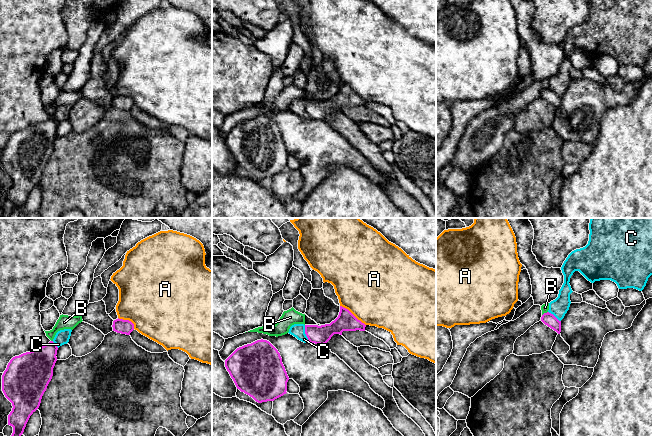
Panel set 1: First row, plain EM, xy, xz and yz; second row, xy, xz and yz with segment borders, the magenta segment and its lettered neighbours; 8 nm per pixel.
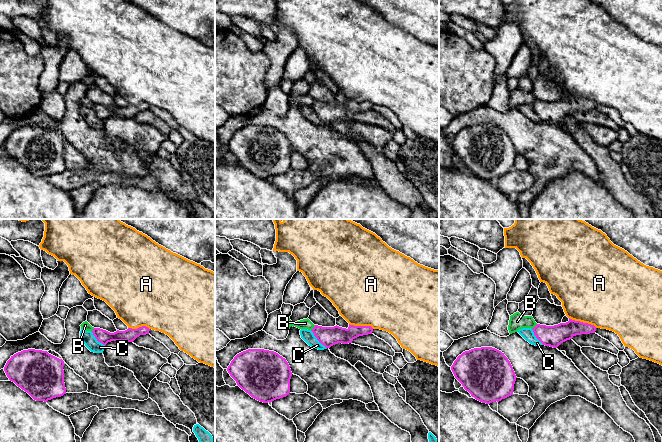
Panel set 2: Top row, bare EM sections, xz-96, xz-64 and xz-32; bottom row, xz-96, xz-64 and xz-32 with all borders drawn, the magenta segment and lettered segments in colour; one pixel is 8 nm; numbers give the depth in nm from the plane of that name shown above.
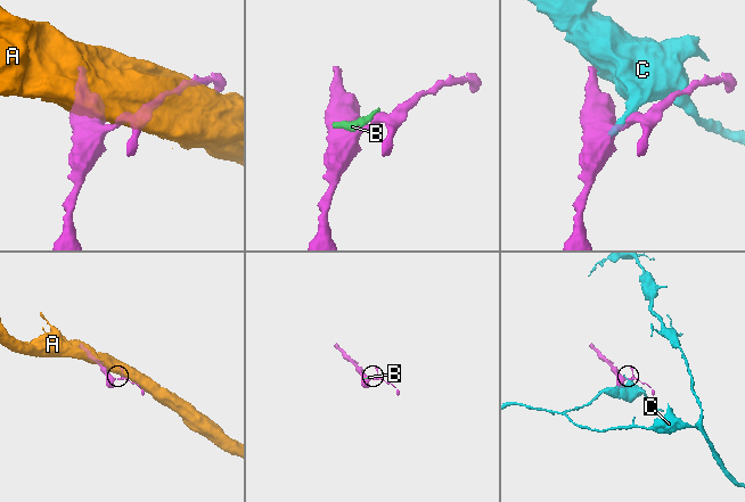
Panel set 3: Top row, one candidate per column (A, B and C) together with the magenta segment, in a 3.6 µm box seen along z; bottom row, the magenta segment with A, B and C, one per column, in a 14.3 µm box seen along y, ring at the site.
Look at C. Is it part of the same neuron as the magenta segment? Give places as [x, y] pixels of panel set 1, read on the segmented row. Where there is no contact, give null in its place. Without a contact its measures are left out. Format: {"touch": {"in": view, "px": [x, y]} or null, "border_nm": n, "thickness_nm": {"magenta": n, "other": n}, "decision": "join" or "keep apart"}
{"touch": {"in": "xz", "px": [305, 333]}, "border_nm": 150, "thickness_nm": {"magenta": 150, "other": 110}, "decision": "keep apart"}

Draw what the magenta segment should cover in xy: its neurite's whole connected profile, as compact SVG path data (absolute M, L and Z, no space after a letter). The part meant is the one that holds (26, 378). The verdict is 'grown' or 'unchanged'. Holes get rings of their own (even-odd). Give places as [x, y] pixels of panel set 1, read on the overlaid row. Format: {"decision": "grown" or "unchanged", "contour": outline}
{"decision": "unchanged", "contour": "M50 341L40 348L13 357L8 363L2 375L2 391L13 406L8 415L8 425L13 427L11 436L21 436L30 416L39 408L42 396L53 376L57 350L57 345Z"}

